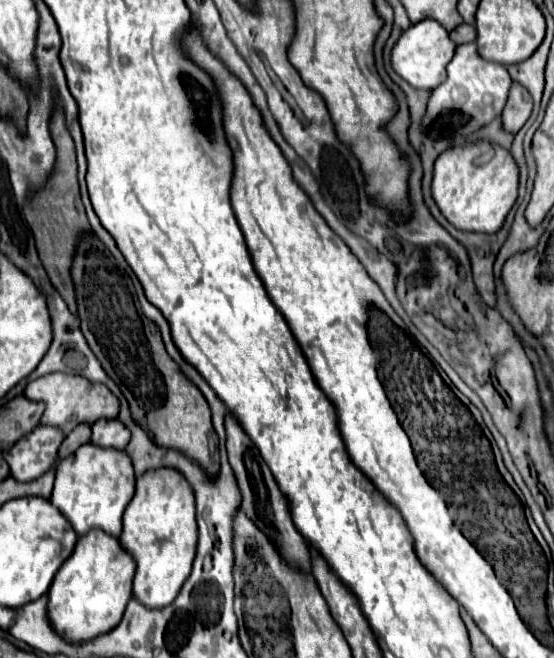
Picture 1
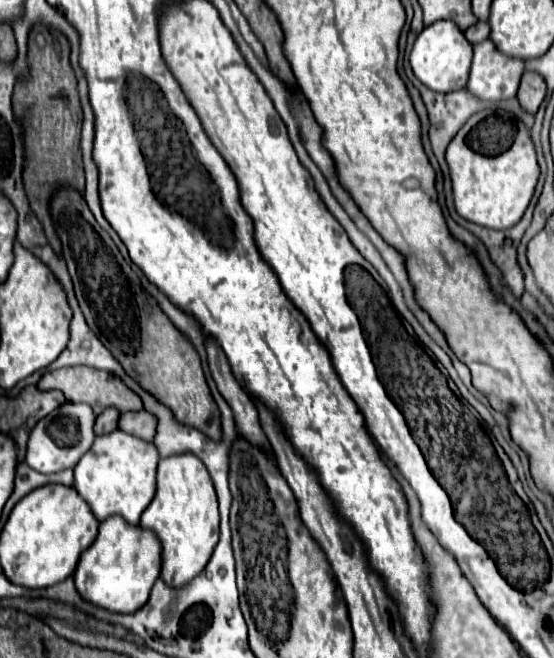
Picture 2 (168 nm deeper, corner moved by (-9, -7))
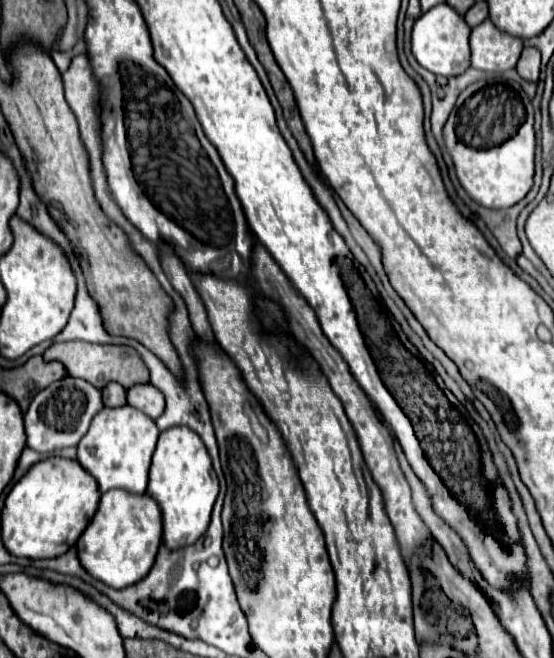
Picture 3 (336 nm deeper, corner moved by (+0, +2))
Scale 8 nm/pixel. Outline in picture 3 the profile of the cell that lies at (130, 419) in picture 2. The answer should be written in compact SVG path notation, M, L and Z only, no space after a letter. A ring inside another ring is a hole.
M137 384L127 390L127 404L137 406L155 420L165 410L165 396L153 384Z

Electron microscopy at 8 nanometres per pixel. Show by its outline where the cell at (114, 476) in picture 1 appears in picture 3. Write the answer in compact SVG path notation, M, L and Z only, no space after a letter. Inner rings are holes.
M129 404L117 408L105 406L101 412L97 412L89 432L81 438L77 460L93 474L93 478L97 478L101 492L123 488L133 494L143 494L147 490L147 472L157 438L159 430L155 420L151 420L141 410Z

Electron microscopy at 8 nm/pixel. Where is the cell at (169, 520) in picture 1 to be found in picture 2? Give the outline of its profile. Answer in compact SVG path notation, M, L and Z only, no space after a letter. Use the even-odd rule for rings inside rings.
M182 453L158 463L156 495L142 513L140 527L152 531L160 541L160 579L168 587L180 589L202 573L218 543L218 499L210 475L206 475L206 467L202 467L202 461L196 455Z

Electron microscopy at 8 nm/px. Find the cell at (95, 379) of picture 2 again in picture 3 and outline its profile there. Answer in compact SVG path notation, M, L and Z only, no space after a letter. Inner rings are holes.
M73 340L73 342L51 344L45 350L43 358L63 362L65 368L67 368L67 374L73 374L75 378L85 378L87 382L93 382L93 386L97 386L97 388L105 388L109 380L115 380L125 388L131 388L139 382L149 382L149 370L145 366L145 362L129 346L91 344L91 342L83 342L83 340Z

